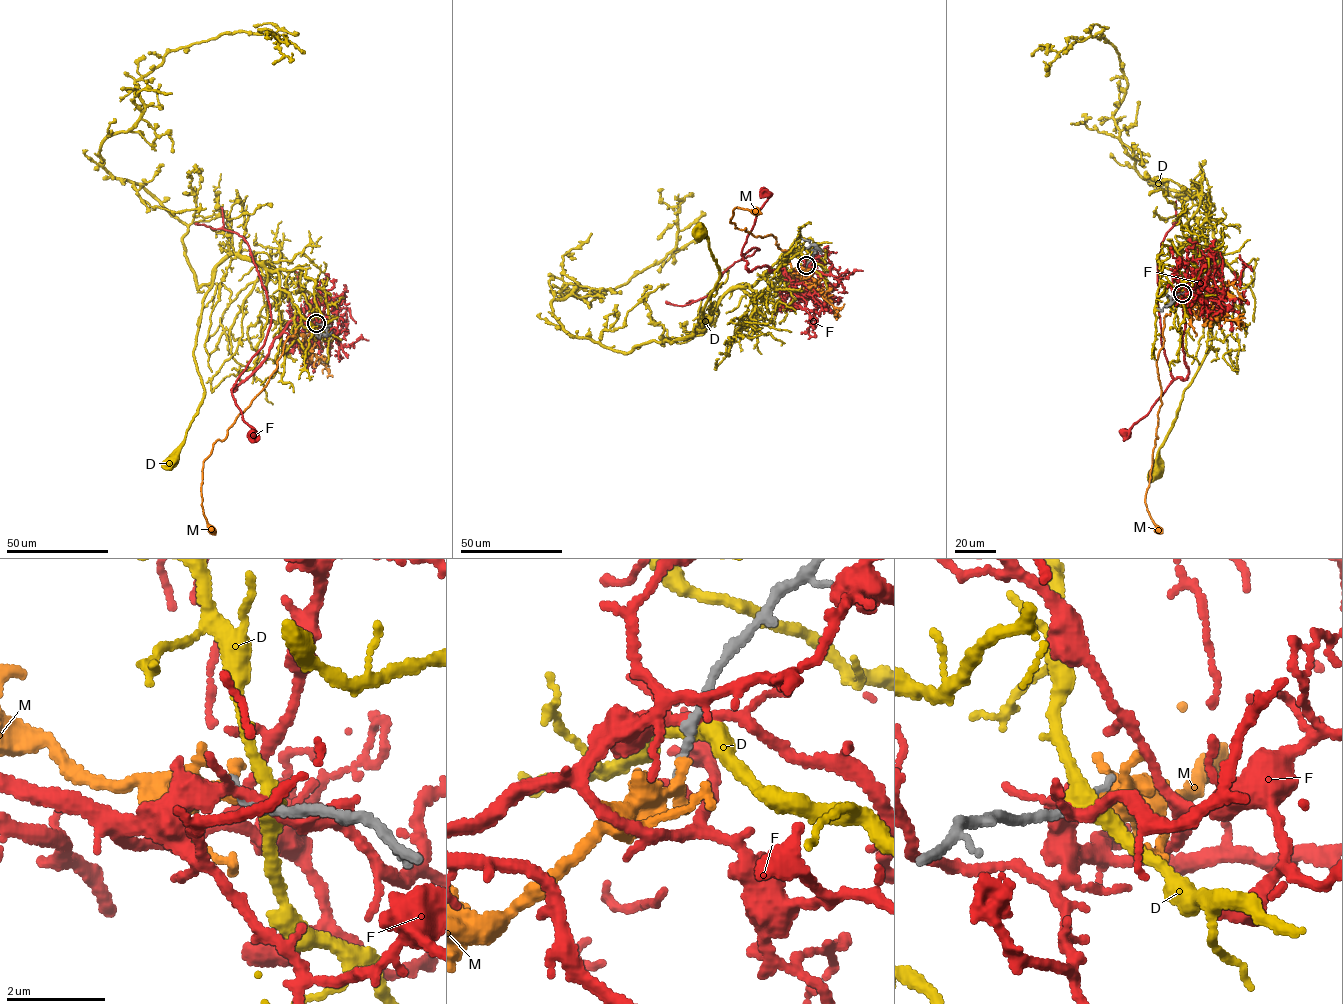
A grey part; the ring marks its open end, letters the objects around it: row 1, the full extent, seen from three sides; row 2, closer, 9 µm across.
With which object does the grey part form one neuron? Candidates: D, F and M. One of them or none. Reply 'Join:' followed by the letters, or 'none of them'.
Join: none of them

